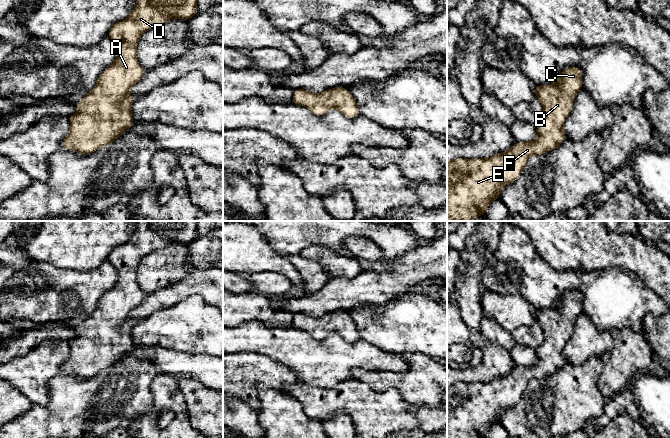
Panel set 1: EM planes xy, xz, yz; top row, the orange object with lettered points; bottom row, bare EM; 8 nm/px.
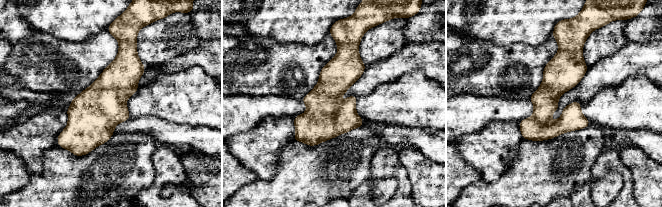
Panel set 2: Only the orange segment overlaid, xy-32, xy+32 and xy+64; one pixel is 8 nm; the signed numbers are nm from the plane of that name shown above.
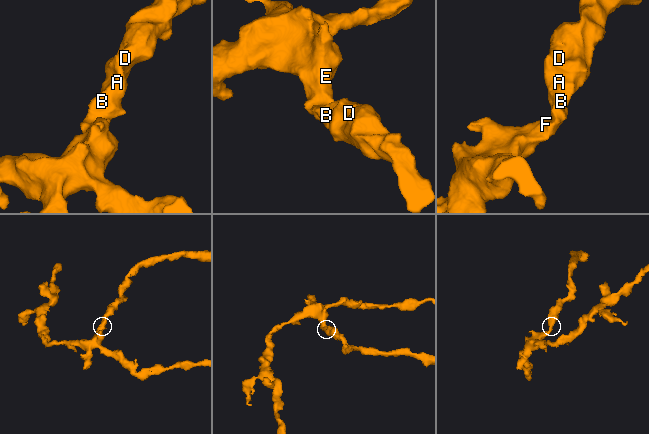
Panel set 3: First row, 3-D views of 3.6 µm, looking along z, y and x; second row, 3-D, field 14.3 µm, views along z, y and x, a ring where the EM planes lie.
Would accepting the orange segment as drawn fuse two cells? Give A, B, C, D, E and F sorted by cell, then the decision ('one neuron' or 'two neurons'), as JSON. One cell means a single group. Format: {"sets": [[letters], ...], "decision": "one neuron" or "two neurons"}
{"sets": [["A", "B", "C", "D", "E", "F"]], "decision": "one neuron"}

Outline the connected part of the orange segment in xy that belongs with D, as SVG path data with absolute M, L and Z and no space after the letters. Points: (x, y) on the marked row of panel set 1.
M137 0L130 15L108 31L107 36L118 50L117 58L99 76L95 87L75 105L78 112L68 118L70 131L61 148L87 155L124 136L124 131L135 124L131 113L134 98L129 91L145 74L136 54L141 35L168 20L190 20L197 13L197 0Z

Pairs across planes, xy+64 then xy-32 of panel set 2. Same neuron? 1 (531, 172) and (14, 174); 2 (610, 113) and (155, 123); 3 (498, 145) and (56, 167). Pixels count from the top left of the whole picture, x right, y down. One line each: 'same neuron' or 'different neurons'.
1: different neurons
2: different neurons
3: different neurons

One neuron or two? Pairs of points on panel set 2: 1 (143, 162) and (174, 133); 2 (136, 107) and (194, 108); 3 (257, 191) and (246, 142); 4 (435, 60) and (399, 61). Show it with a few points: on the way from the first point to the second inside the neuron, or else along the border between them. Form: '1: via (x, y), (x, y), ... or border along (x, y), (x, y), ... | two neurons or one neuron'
1: border along (133, 133), (147, 134), (156, 142) | two neurons
2: via (150, 107), (180, 107) | one neuron
3: border along (277, 163), (275, 174), (270, 179), (258, 178) | two neurons
4: via (426, 60), (408, 60) | one neuron

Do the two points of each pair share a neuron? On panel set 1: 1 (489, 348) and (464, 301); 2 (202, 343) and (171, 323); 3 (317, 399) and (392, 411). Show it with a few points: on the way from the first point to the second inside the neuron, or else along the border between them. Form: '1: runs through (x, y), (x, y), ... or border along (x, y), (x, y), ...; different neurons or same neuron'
1: runs through (477, 336), (471, 313); same neuron
2: runs through (194, 336), (185, 327), (179, 327); same neuron
3: runs through (336, 401), (359, 401), (373, 411); same neuron

